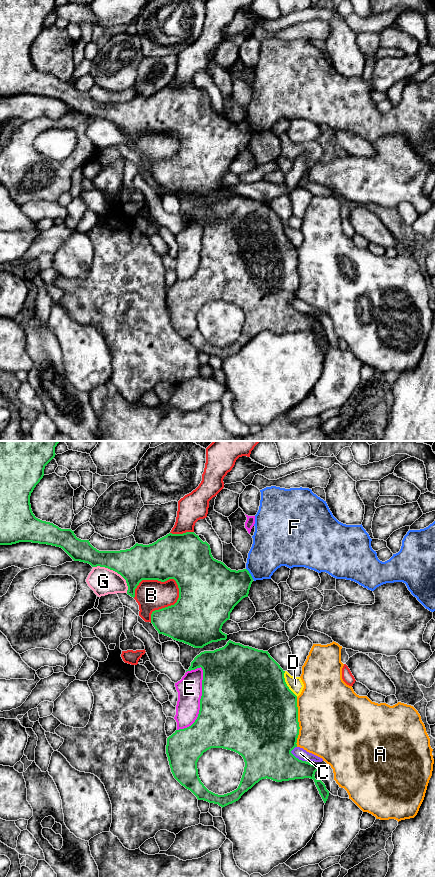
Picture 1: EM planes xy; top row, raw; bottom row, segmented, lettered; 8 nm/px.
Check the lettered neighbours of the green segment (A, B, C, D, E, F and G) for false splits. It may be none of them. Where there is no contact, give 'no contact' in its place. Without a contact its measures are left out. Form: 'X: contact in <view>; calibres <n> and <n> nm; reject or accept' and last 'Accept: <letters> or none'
A: contact in xy; calibres 500 and 500 nm; reject
B: contact in xy; calibres 420 and 240 nm; reject
C: contact in xy; calibres 420 and 90 nm; reject
D: contact in xy; calibres 500 and 120 nm; reject
E: contact in xy; calibres 500 and 200 nm; reject
F: contact in xy; calibres 320 and 300 nm; reject
G: contact in xy; calibres 280 and 220 nm; reject
Accept: none

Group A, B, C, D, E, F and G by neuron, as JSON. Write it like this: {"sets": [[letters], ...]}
{"sets": [["A"], ["B"], ["C"], ["D"], ["E"], ["F"], ["G"]]}

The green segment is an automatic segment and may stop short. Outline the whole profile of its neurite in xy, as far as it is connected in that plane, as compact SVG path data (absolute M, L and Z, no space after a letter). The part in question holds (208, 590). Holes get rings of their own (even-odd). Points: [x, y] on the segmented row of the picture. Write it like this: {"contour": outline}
{"contour": "M0 441L0 545L12 545L19 542L47 544L62 548L74 561L90 564L92 567L105 567L120 574L127 583L127 594L135 597L135 589L142 580L165 582L174 579L179 588L179 598L174 605L155 610L151 614L151 623L158 631L194 648L227 639L221 631L223 624L230 619L234 607L248 597L253 578L247 569L231 570L223 562L213 558L210 545L203 542L194 532L183 534L169 533L156 542L143 545L136 543L133 547L120 551L99 551L89 540L76 537L71 529L61 529L53 523L35 517L30 504L30 496L36 485L44 476L45 466L55 457L55 447L60 441Z"}

